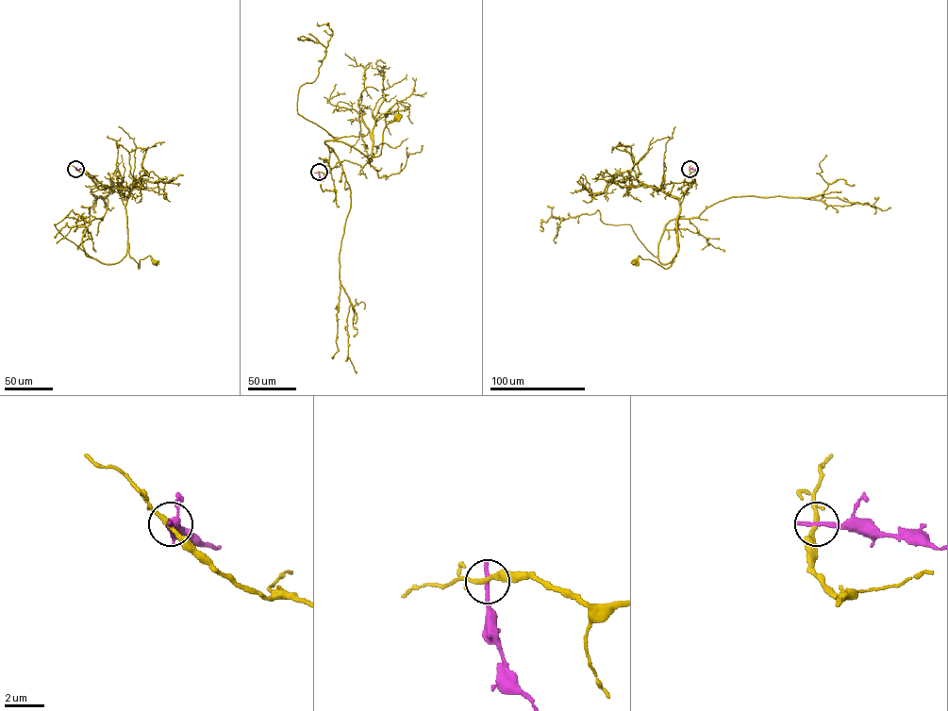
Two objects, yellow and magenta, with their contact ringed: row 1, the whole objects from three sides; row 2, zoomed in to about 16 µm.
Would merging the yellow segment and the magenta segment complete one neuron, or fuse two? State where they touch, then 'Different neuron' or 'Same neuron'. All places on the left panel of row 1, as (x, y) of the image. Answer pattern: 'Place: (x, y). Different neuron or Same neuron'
Place: (75, 169). Different neuron

